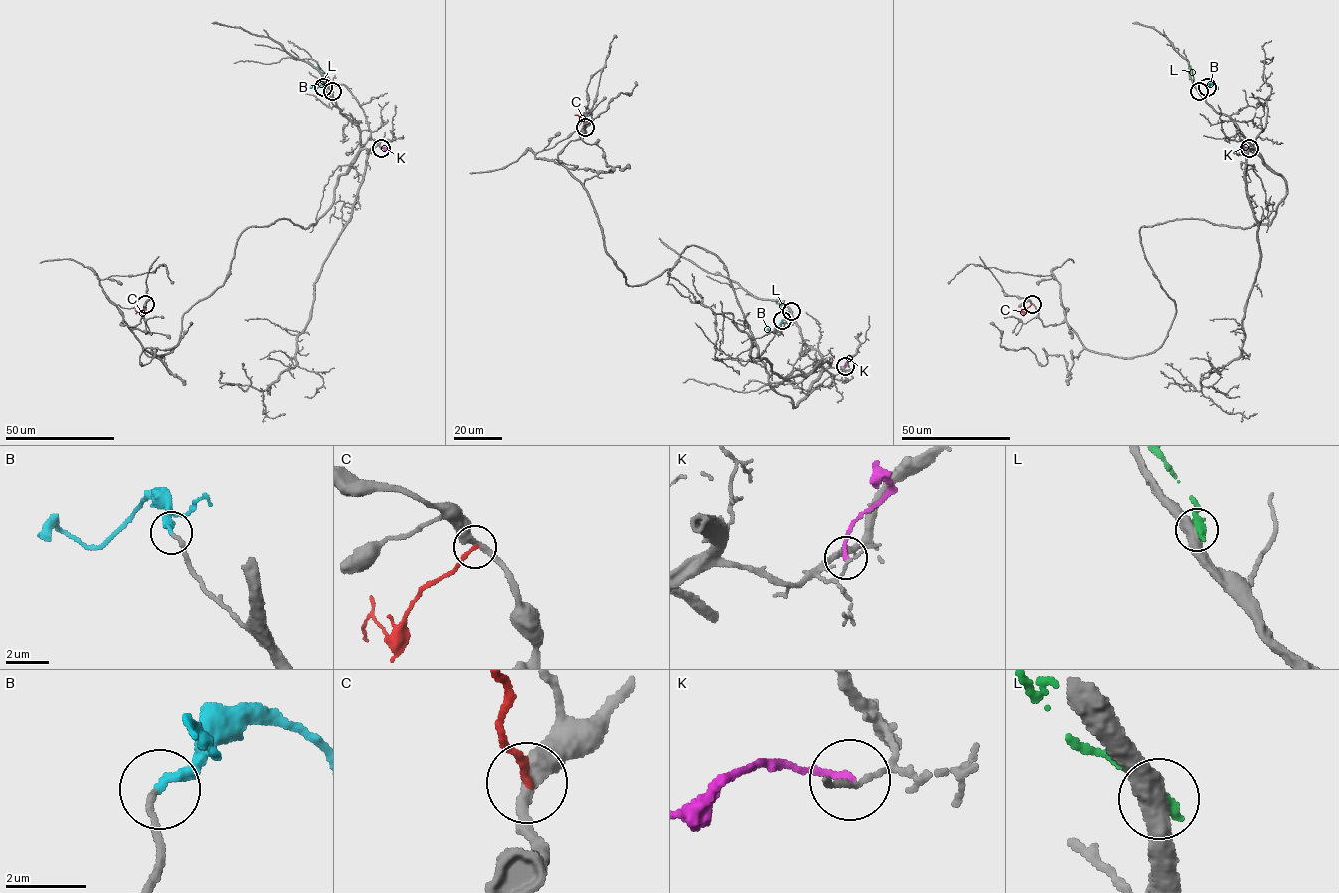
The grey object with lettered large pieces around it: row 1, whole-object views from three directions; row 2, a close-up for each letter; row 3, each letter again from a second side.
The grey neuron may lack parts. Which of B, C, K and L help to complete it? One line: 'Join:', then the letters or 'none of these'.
Join: B

